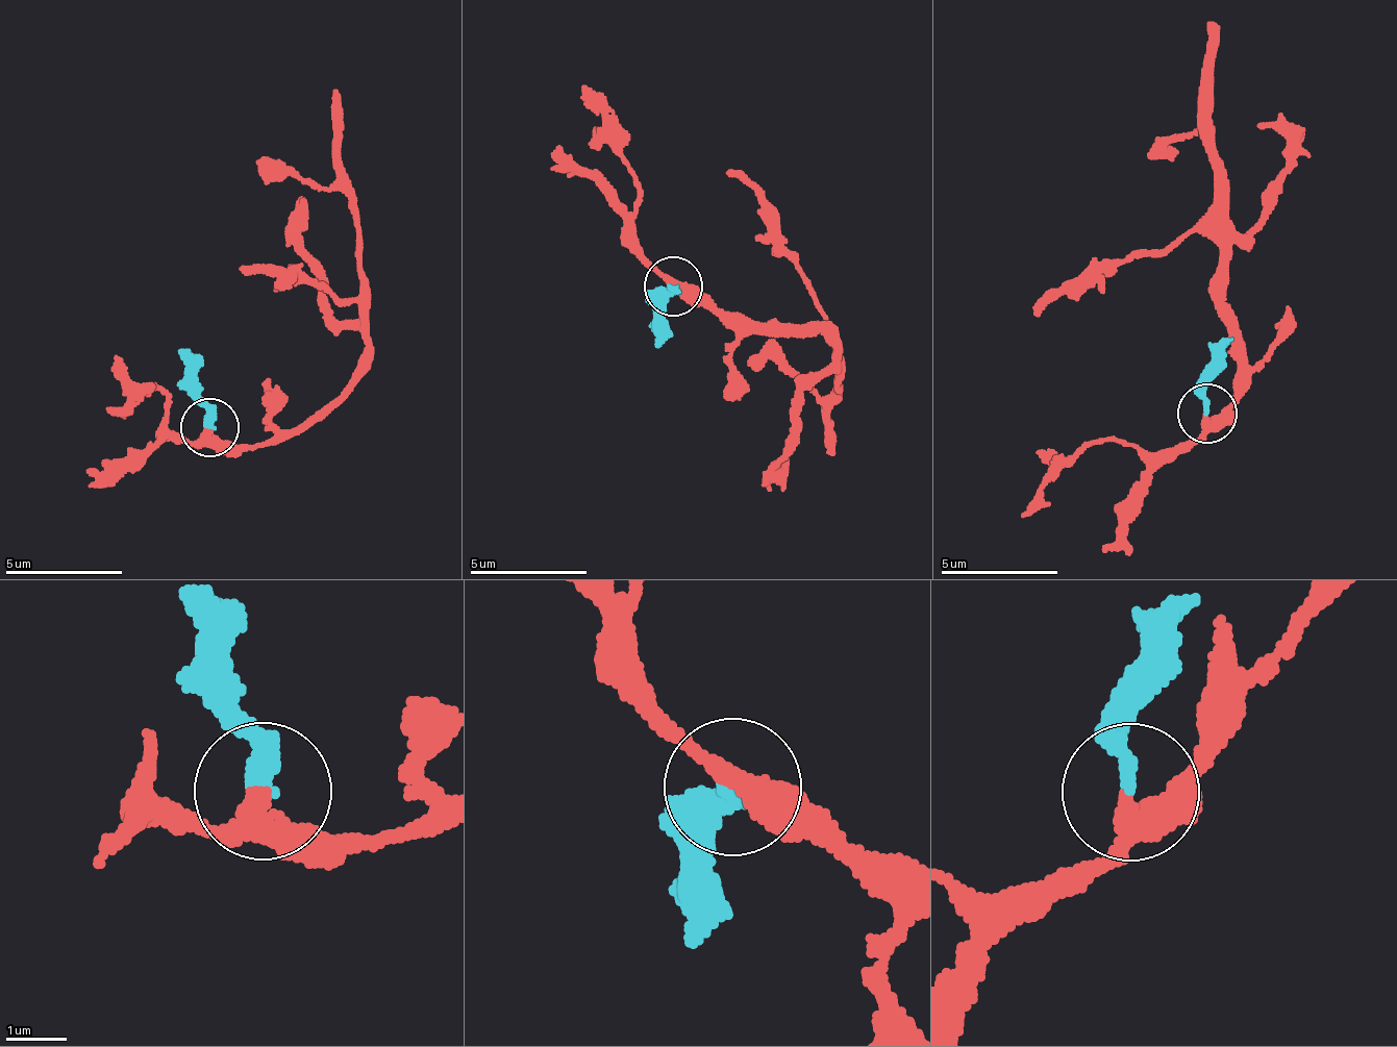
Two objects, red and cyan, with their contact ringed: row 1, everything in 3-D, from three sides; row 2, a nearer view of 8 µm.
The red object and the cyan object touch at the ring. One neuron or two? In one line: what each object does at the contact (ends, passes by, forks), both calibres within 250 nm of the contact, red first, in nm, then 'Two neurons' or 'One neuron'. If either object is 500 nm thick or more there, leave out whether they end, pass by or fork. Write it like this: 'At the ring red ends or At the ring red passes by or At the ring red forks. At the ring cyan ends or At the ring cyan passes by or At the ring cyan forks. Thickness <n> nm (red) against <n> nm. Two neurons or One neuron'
At the ring red passes by. At the ring cyan ends. Thickness 260 nm (red) against 240 nm. One neuron

